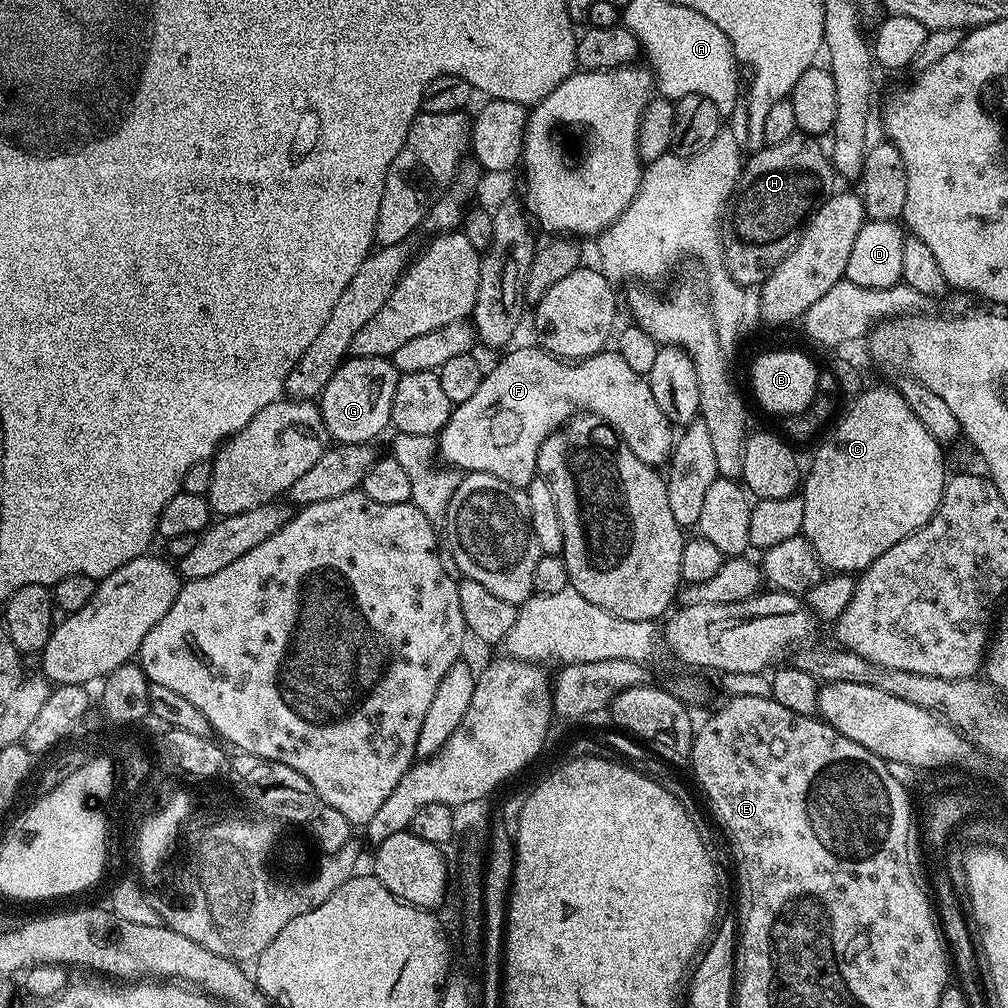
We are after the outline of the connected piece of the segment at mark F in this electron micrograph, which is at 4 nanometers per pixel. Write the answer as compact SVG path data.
M539 346L516 348L505 351L504 356L491 369L485 371L482 386L466 402L453 407L446 426L438 437L438 456L445 465L457 470L485 472L510 482L510 486L527 489L528 483L537 476L536 459L542 442L551 432L575 416L578 412L593 412L601 416L610 427L616 429L616 435L624 444L642 458L642 462L660 466L672 455L674 426L662 414L647 379L634 370L614 350L605 350L587 356L585 360L569 362L561 357L552 356Z

